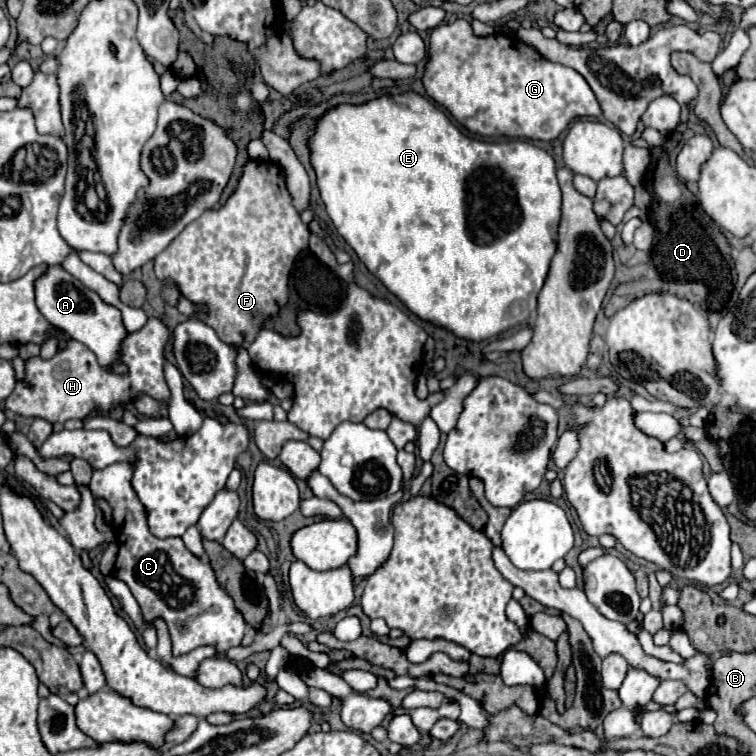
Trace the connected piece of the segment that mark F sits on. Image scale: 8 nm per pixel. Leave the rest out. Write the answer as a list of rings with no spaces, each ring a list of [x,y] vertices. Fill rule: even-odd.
[[[249,160],[235,194],[217,210],[203,212],[195,222],[155,256],[155,274],[159,280],[171,278],[181,284],[181,292],[195,304],[203,304],[213,316],[201,316],[205,324],[217,330],[219,338],[227,344],[241,344],[243,334],[253,342],[265,318],[279,312],[289,294],[289,272],[297,254],[309,244],[309,228],[301,222],[299,212],[291,204],[281,168],[273,162]]]

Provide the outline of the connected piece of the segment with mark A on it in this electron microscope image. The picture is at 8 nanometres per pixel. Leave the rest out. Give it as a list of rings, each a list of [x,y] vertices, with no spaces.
[[[51,266],[49,272],[45,272],[45,276],[37,280],[35,296],[37,296],[39,310],[55,328],[61,328],[67,336],[85,344],[97,356],[97,362],[109,372],[127,374],[127,366],[119,362],[121,344],[127,336],[127,330],[121,322],[119,308],[103,302],[97,292],[85,288],[77,278],[73,278],[61,266]]]

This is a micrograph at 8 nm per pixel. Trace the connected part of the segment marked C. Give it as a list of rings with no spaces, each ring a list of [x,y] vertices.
[[[117,462],[93,472],[89,484],[93,496],[105,498],[113,508],[113,532],[119,540],[117,570],[113,570],[113,576],[129,586],[147,624],[155,618],[167,622],[175,656],[187,654],[199,646],[215,646],[217,654],[223,656],[229,648],[241,644],[247,626],[245,620],[241,620],[241,614],[233,608],[233,600],[229,600],[225,590],[217,584],[209,562],[193,556],[181,538],[161,540],[149,532],[143,504],[129,484],[131,474],[129,464]]]

